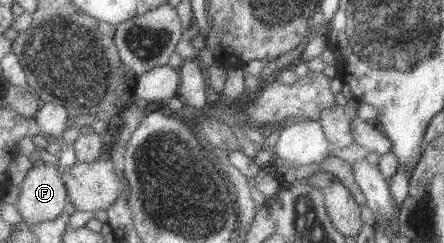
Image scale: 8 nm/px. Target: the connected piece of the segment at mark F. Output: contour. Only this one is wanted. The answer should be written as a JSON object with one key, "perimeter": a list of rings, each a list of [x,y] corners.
{"perimeter":[[[44,163],[31,168],[21,184],[18,201],[16,206],[29,227],[59,217],[70,202],[60,166]]]}

